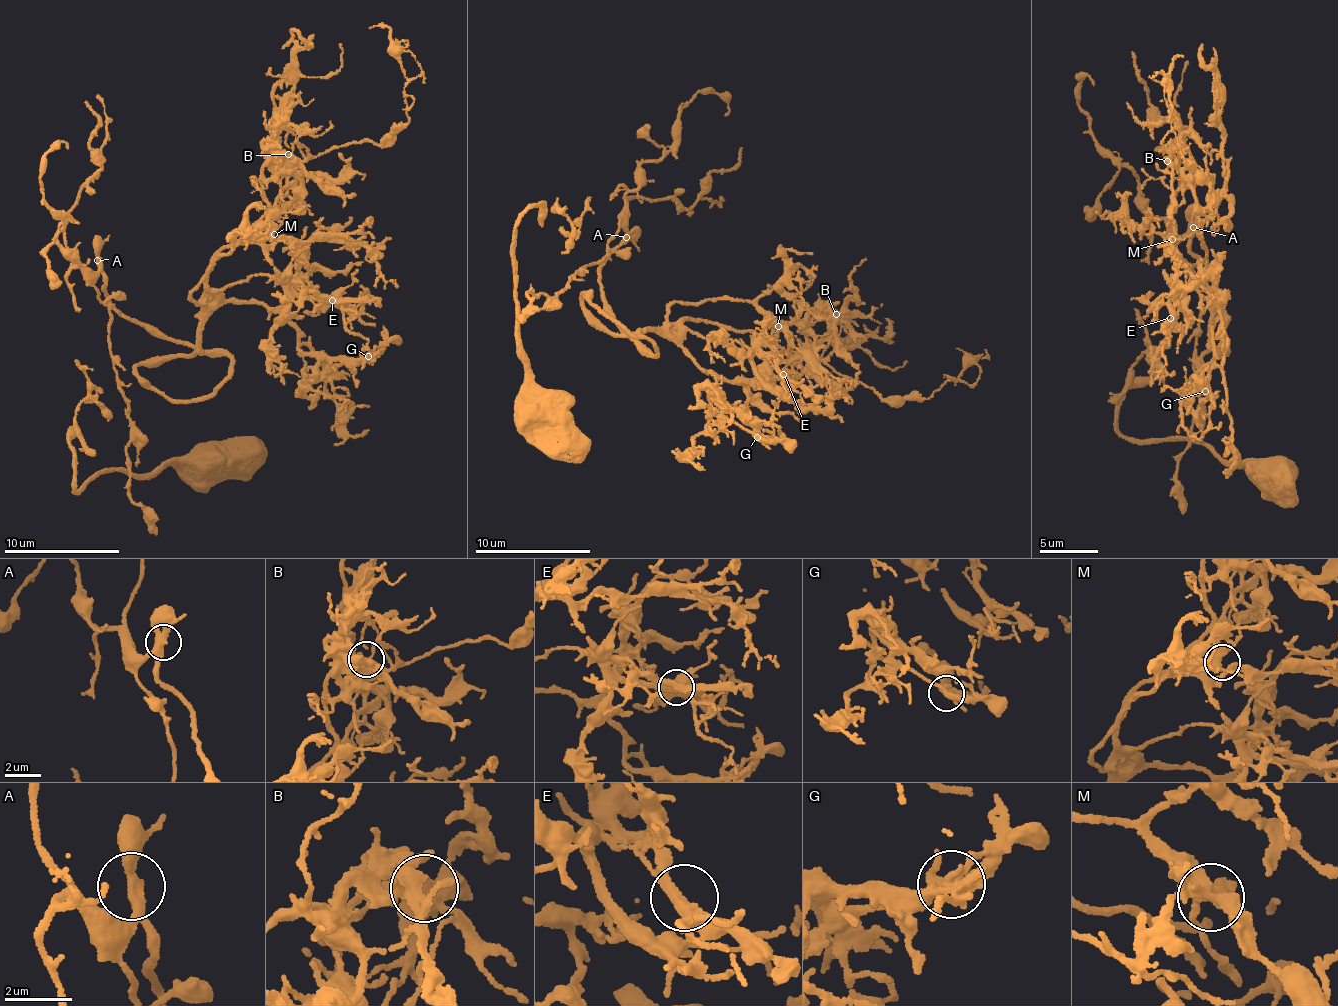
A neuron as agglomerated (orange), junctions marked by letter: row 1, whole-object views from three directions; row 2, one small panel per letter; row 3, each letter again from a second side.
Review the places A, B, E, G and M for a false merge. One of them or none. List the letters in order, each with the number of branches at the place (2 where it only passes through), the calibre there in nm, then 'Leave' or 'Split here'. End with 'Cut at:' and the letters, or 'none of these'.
A: Branches: 3. Thickness 320 nm. Leave
B: Branches: 3. Thickness 360 nm. Leave
E: Branches: 3. Thickness 320 nm. Leave
G: Branches: 3. Thickness 300 nm. Leave
M: Branches: 3. Thickness 360 nm. Leave
Cut at: none of these

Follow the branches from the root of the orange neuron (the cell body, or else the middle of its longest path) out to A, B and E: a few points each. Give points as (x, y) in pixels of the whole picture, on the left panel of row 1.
A: (203, 466), (141, 476), (126, 468), (135, 467), (138, 439), (109, 349), (110, 308), (95, 287), (98, 261)
B: (203, 466), (126, 468), (138, 439), (95, 281), (197, 348), (210, 260), (267, 211), (288, 154)
E: (203, 466), (126, 468), (138, 439), (99, 271), (108, 304), (197, 348), (203, 304), (255, 274), (332, 300)

